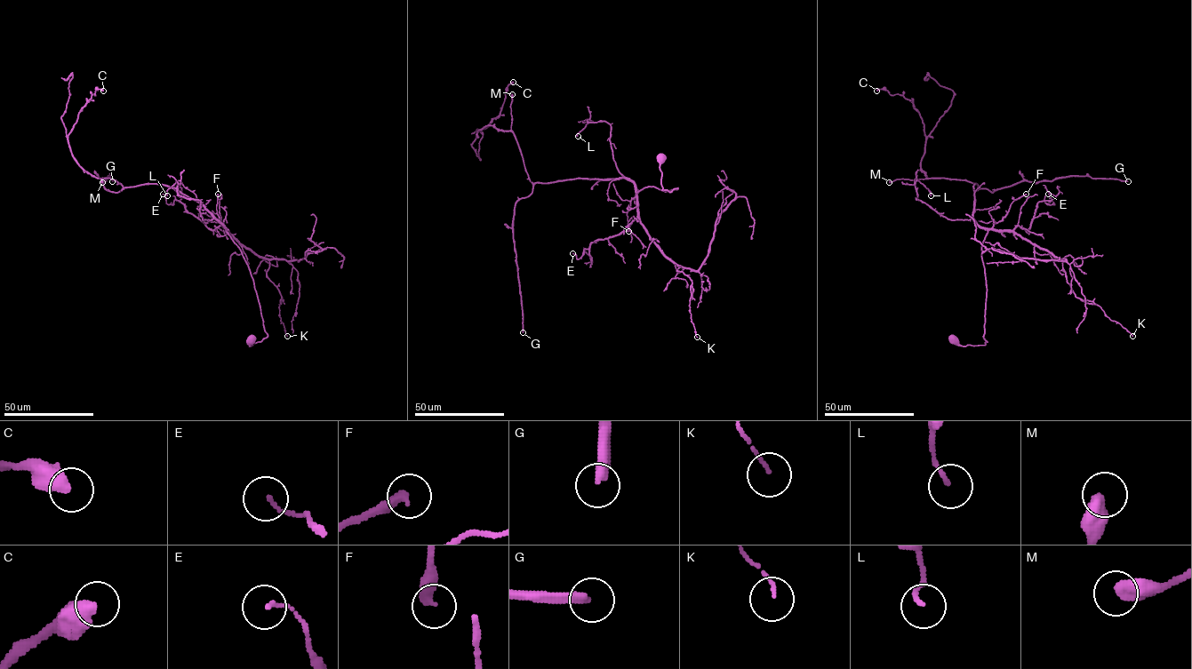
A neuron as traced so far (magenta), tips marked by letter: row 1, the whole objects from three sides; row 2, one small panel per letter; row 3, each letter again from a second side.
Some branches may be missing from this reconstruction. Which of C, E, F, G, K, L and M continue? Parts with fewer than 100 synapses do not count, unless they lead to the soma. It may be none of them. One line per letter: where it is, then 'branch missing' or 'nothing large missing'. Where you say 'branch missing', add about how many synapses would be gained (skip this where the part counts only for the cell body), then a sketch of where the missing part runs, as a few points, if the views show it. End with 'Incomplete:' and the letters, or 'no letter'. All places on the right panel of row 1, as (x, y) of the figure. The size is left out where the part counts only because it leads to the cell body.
C: place (876, 91); nothing large missing
E: place (1048, 194); nothing large missing
F: place (1026, 194); nothing large missing
G: place (1128, 181); branch missing; 150 synapses
K: place (1132, 336); nothing large missing
L: place (931, 195); nothing large missing
M: place (889, 182); nothing large missing
Incomplete: G

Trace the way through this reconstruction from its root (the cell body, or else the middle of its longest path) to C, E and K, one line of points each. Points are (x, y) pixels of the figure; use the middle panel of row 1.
C: (660, 158), (671, 192), (636, 193), (624, 178), (532, 182), (511, 131), (478, 131), (513, 82)
E: (660, 158), (662, 190), (677, 188), (640, 190), (637, 217), (624, 230), (594, 241), (579, 258), (572, 253)
K: (660, 158), (662, 190), (677, 188), (640, 190), (637, 218), (692, 280), (690, 313), (697, 337)

